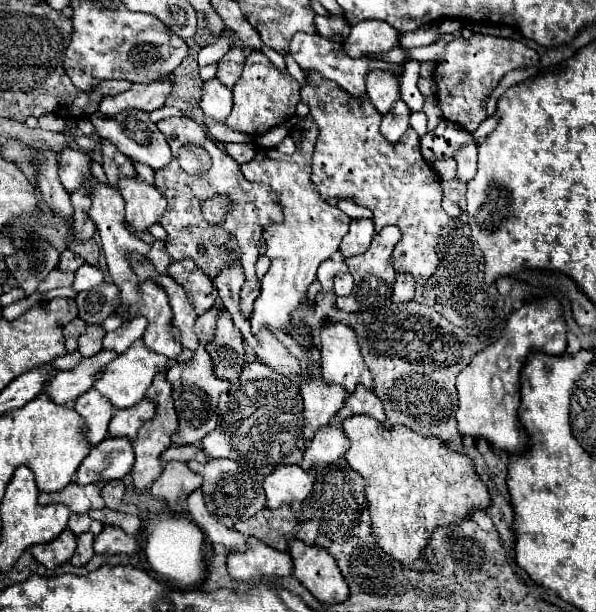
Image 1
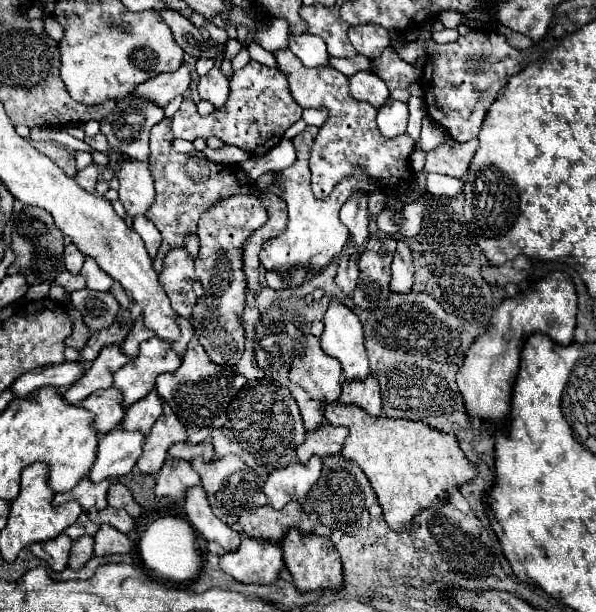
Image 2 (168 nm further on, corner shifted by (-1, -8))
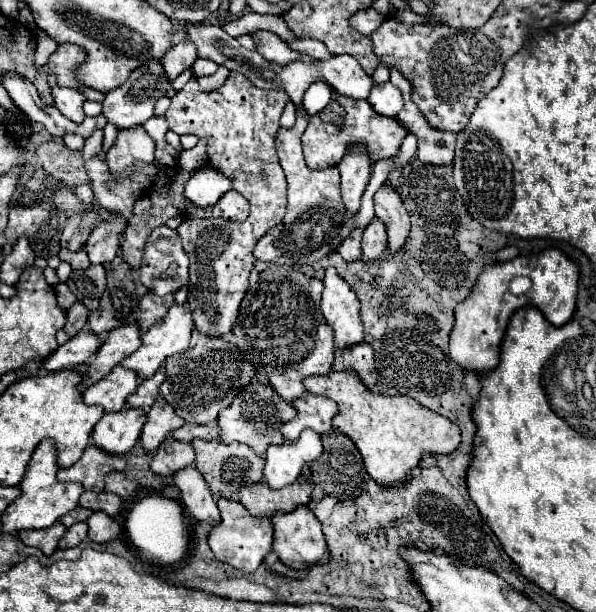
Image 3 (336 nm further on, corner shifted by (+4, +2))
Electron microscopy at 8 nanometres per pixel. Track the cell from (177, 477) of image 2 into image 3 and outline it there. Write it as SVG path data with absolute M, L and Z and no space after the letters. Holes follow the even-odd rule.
M170 436L158 446L150 470L158 476L172 476L174 472L188 468L194 464L194 448L190 444L182 444L172 440Z

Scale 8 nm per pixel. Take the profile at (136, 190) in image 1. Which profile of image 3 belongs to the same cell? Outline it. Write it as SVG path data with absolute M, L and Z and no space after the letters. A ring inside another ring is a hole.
M142 126L130 128L128 132L118 132L114 146L106 152L106 164L114 178L126 178L128 170L136 164L156 164L154 140L146 134Z

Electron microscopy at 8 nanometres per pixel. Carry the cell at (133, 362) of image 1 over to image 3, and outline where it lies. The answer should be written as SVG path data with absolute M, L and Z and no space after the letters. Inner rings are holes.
M174 304L174 306L168 310L168 316L166 316L164 320L152 324L152 326L142 334L142 346L140 346L134 354L126 356L120 364L122 364L124 368L128 368L128 370L134 370L140 380L146 380L146 378L150 378L150 376L164 364L164 360L166 360L168 356L180 354L180 352L184 352L184 350L188 348L192 330L194 330L194 322L192 322L192 316L190 316L190 308L186 308L186 304L184 304L184 306Z

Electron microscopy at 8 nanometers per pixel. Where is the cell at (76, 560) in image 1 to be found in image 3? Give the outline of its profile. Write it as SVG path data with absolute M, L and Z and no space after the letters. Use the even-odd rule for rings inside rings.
M76 522L74 526L70 526L66 530L66 534L62 536L60 540L60 548L72 548L72 546L78 546L86 540L86 534L88 534L88 524L86 522Z

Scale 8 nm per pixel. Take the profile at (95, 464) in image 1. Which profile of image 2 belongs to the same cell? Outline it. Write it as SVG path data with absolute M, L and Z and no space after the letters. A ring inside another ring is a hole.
M115 428L99 436L97 458L89 472L93 482L105 478L119 478L131 472L135 462L141 458L141 446L145 436L139 430Z

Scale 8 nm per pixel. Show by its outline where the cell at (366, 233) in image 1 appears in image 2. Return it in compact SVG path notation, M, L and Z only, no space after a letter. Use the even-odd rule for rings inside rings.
M357 192L353 194L341 208L341 222L349 228L351 238L355 244L365 244L369 238L369 214L367 214L367 194L365 192Z

